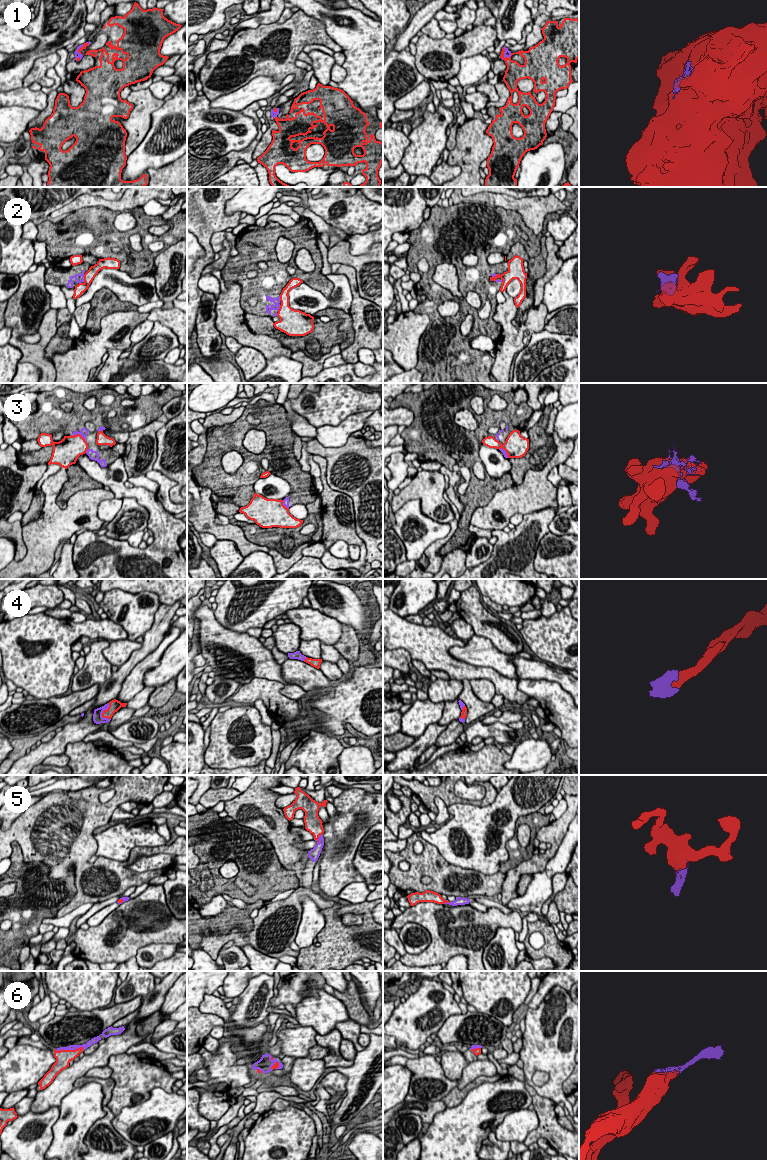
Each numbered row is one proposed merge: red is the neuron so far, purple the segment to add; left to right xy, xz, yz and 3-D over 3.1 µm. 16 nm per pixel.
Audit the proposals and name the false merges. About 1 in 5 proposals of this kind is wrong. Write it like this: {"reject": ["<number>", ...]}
{"reject": ["2", "3"]}

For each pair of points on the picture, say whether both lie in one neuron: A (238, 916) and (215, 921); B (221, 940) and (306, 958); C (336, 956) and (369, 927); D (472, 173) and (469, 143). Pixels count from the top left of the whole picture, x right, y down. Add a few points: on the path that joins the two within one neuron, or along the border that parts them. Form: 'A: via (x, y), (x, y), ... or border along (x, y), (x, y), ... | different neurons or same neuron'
A: via (232, 919), (221, 921) | same neuron
B: border along (299, 954), (296, 958) | different neurons
C: via (341, 947), (353, 934), (360, 932) | same neuron
D: via (471, 166), (471, 150) | same neuron

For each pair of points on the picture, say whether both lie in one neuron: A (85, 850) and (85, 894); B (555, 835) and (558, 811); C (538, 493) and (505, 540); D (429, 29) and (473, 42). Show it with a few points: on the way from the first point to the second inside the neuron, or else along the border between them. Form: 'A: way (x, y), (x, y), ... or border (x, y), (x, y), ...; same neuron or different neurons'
A: way (85, 861), (85, 883); same neuron
B: border (564, 798), (566, 810), (556, 819); different neurons
C: border (545, 507), (523, 515); different neurons
D: border (423, 33), (433, 38), (444, 38); different neurons

